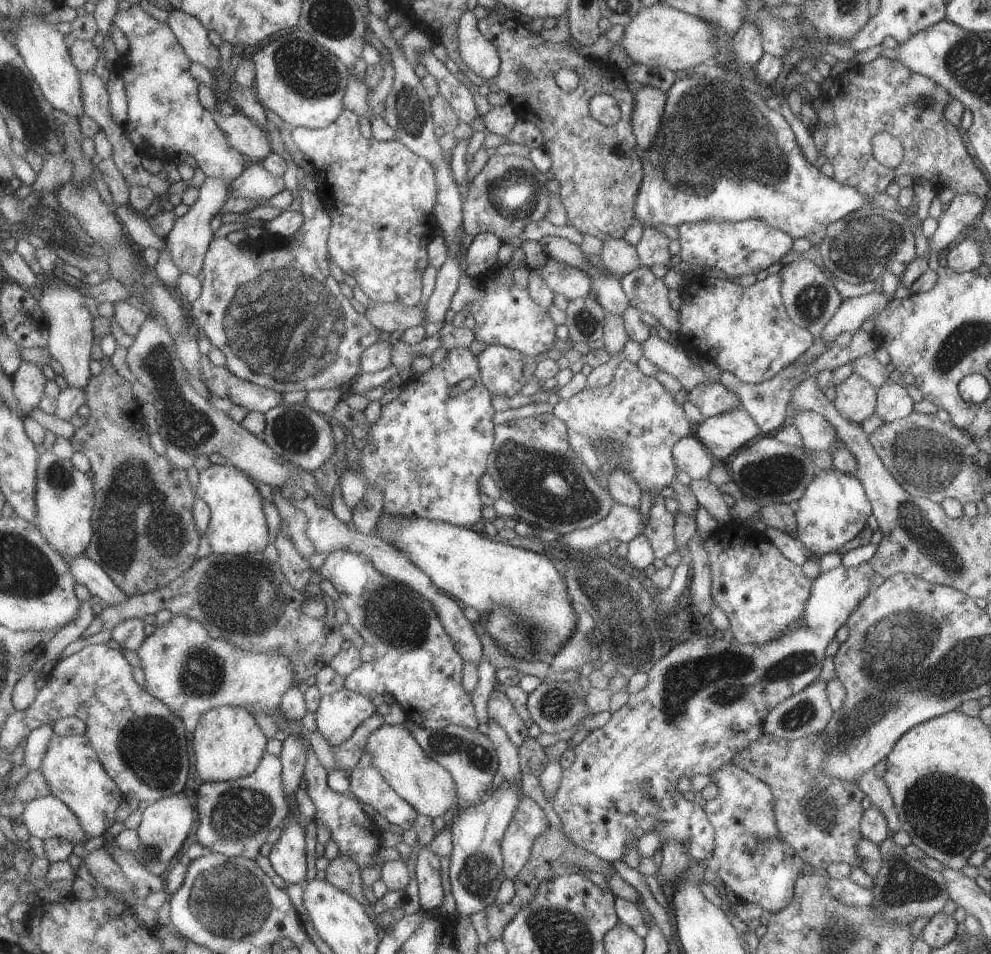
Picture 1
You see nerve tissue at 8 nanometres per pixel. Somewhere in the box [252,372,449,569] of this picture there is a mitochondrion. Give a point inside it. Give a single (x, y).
(295, 434)

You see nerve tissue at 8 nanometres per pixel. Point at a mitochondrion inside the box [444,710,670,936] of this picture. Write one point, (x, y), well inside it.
(478, 875)

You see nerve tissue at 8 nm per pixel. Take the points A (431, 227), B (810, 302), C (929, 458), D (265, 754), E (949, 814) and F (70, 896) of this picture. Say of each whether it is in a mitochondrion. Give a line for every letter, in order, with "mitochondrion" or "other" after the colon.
A: other
B: mitochondrion
C: mitochondrion
D: other
E: mitochondrion
F: other

